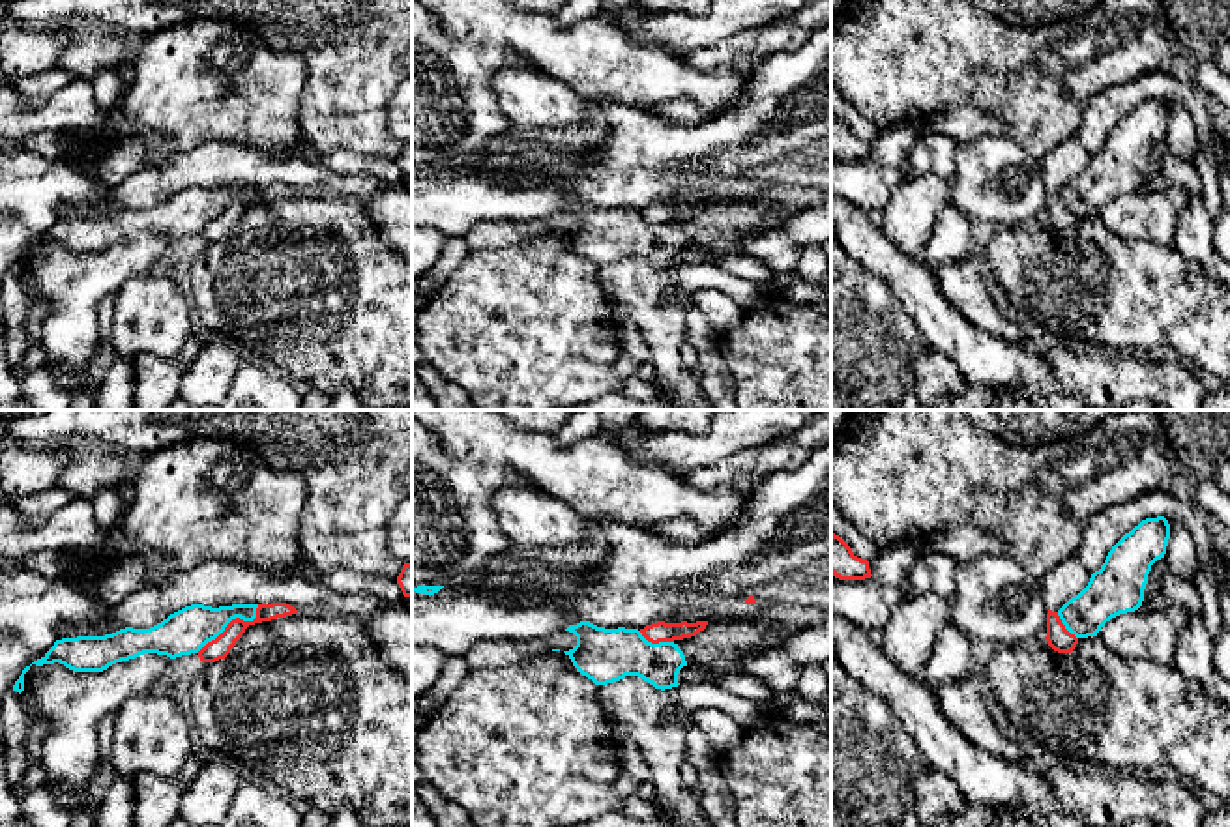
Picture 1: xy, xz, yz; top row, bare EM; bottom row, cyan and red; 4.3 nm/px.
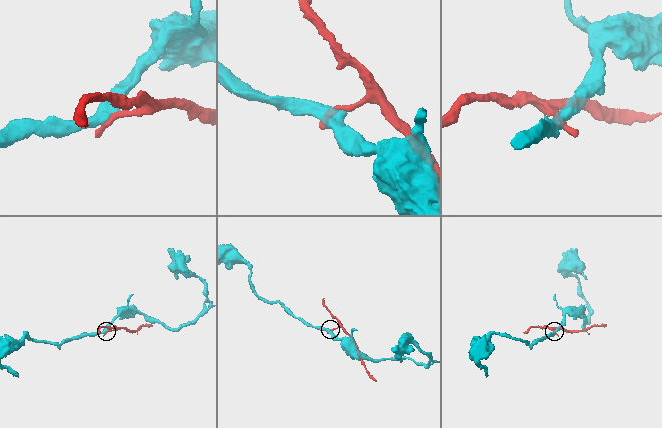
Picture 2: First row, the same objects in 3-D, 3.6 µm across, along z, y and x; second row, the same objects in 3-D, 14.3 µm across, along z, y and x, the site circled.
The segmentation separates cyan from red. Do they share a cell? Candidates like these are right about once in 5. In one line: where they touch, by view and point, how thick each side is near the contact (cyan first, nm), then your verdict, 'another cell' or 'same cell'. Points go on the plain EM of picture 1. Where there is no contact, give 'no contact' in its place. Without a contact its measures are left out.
xy (231, 201) | 190/90 nm | another cell

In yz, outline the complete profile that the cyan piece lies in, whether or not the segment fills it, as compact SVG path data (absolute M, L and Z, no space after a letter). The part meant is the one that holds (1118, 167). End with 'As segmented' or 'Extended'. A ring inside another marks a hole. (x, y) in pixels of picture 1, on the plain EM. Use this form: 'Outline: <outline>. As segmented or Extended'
Outline: M1164 97L1146 99L1125 114L1088 167L1058 191L1065 210L1076 219L1097 217L1112 198L1138 191L1151 146L1164 138L1168 120Z. As segmented

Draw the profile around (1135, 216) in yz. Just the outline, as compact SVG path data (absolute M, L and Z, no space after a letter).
M1181 187L1161 193L1142 193L1138 189L1106 202L1097 217L1121 240L1146 240L1174 249L1178 217L1194 198L1198 195Z

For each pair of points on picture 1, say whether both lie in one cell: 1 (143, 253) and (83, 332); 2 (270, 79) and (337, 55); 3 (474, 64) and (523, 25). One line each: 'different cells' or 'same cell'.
1: same cell
2: different cells
3: different cells

